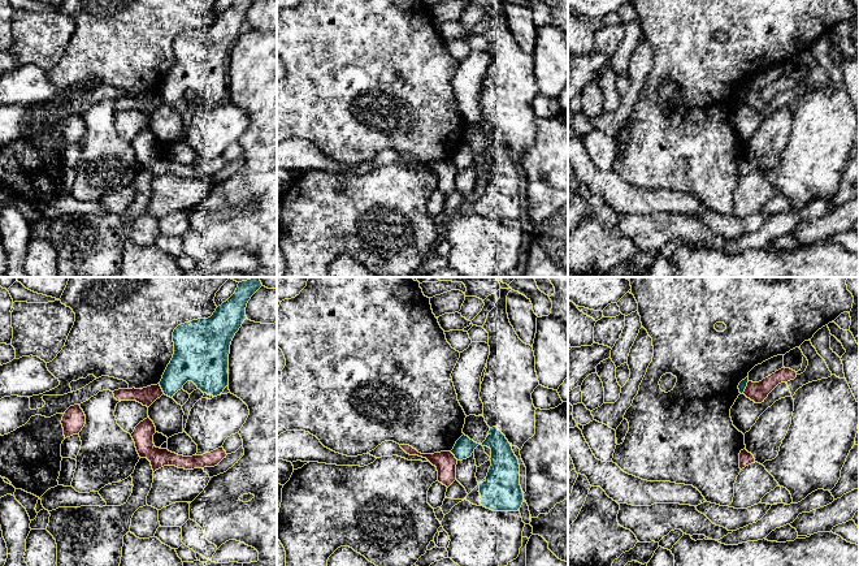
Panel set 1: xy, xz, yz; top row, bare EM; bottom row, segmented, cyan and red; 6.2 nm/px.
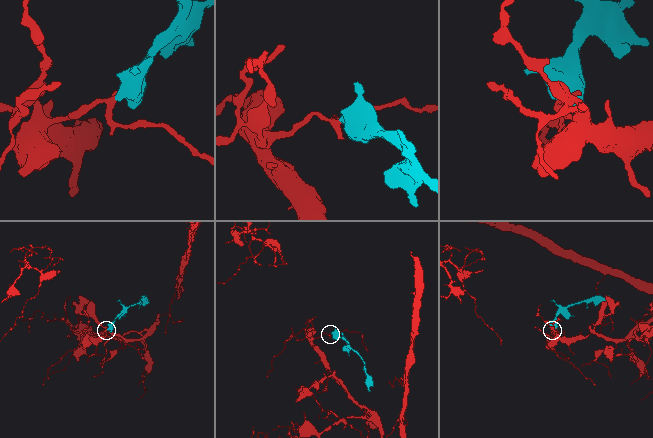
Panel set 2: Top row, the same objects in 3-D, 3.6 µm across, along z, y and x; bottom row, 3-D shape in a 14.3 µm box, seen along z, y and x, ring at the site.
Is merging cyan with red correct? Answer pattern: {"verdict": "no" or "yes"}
{"verdict": "no"}

